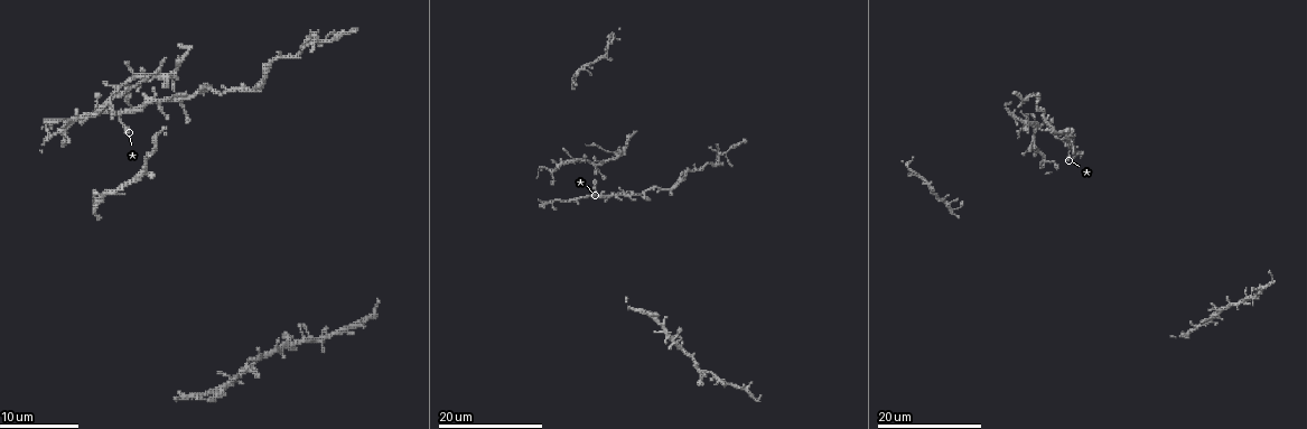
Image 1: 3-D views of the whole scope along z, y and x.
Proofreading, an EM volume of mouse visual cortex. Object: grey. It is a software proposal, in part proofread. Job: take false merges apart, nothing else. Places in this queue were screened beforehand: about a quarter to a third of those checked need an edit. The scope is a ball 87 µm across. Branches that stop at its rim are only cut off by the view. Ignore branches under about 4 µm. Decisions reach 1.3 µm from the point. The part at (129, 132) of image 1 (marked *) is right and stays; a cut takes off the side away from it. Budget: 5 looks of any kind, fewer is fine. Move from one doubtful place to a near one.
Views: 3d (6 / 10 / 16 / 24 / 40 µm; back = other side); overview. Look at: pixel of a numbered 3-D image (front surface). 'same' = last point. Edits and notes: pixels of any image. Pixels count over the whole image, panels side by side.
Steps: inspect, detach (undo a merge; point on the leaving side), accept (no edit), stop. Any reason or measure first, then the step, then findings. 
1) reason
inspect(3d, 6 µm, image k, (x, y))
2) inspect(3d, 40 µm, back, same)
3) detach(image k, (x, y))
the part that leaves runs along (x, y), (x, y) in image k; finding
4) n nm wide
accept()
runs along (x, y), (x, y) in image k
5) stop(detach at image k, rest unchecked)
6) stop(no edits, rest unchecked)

four or more arms meet
inspect(3d, 16 µm, image 1, (132, 110))

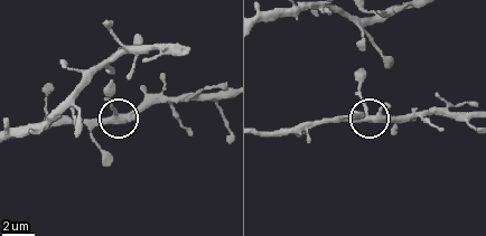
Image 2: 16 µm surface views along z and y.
zoom in
inspect(3d, 6 µm, image 2, (120, 117))

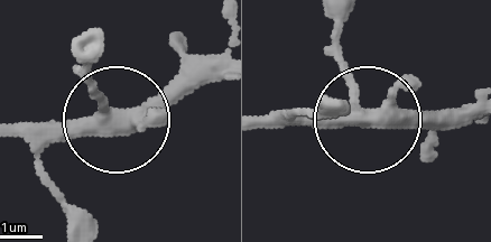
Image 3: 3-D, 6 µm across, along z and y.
side arm 40 µm
accept()
one neuron here

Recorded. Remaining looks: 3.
four arms meet
inspect(3d, 24 µm, image 1, (594, 166))

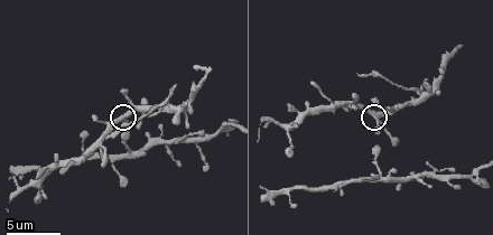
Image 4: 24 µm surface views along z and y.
inspect(3d, 6 µm, image 4, (376, 113))

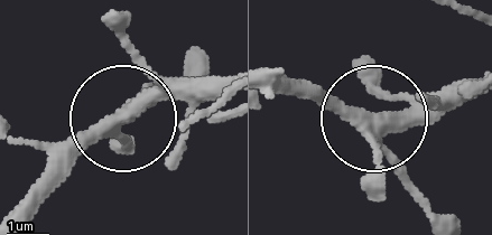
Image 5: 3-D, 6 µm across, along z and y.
4 arms
accept()
all the same neuron

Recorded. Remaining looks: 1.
two arms in line, one across
inspect(3d, 6 µm, image 4, (330, 107))

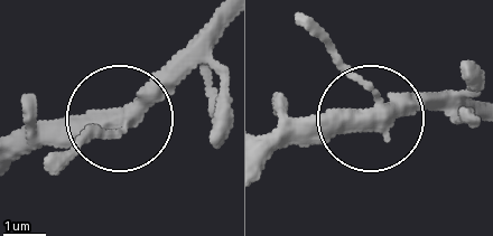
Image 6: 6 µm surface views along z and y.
380 nm wide
accept()
runs along (224, 17), (117, 120), (20, 126) in image 6; all the same neuron

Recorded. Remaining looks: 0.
stop(no edits, rest unchecked)

